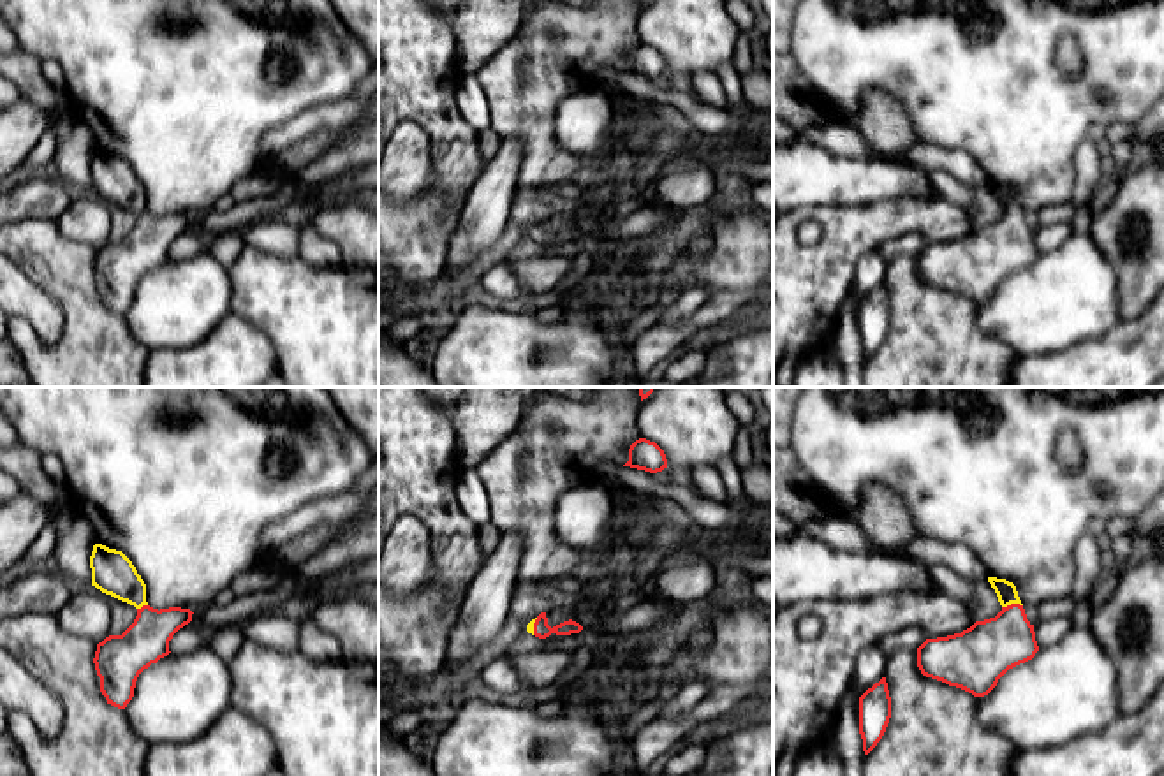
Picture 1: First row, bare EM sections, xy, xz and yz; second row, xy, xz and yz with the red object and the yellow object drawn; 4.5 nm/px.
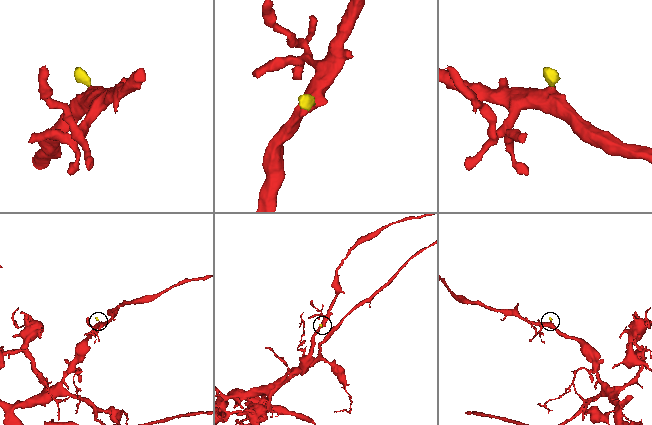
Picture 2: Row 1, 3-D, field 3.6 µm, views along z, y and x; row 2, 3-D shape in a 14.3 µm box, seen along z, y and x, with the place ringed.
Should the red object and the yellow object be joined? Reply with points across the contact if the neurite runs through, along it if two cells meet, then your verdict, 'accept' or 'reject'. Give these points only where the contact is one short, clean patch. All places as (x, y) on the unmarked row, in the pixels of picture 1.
runs through yz (985, 257), (1011, 231), (1011, 210), (1006, 197); accept

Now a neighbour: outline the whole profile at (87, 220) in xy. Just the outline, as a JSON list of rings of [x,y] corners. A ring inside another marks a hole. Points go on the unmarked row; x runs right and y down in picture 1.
[[[88,192],[69,204],[55,220],[56,227],[65,238],[99,250],[109,243],[111,204],[95,192]]]

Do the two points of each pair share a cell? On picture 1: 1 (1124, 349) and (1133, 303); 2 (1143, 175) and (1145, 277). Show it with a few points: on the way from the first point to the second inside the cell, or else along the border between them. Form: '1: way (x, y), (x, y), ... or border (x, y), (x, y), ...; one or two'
1: border (1145, 308), (1140, 315), (1124, 322); two
2: way (1138, 201), (1124, 215), (1115, 238), (1120, 256); one

